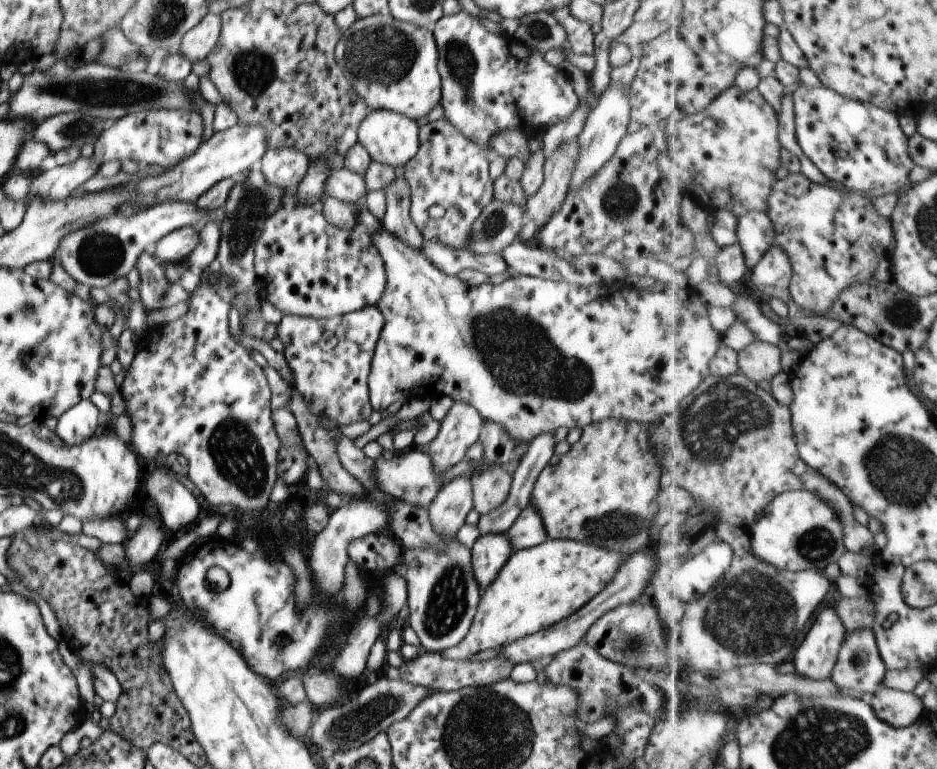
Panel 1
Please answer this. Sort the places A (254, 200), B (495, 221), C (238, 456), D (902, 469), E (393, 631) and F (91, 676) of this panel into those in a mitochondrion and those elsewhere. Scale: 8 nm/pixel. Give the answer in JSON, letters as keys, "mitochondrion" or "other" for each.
{"A":"mitochondrion","B":"mitochondrion","C":"mitochondrion","D":"mitochondrion","E":"other","F":"other"}

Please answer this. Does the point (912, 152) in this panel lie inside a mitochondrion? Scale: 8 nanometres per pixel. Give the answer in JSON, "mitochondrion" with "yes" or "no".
{"mitochondrion":"no"}

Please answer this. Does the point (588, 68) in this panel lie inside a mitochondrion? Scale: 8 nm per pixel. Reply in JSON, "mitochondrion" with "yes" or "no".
{"mitochondrion":"no"}

